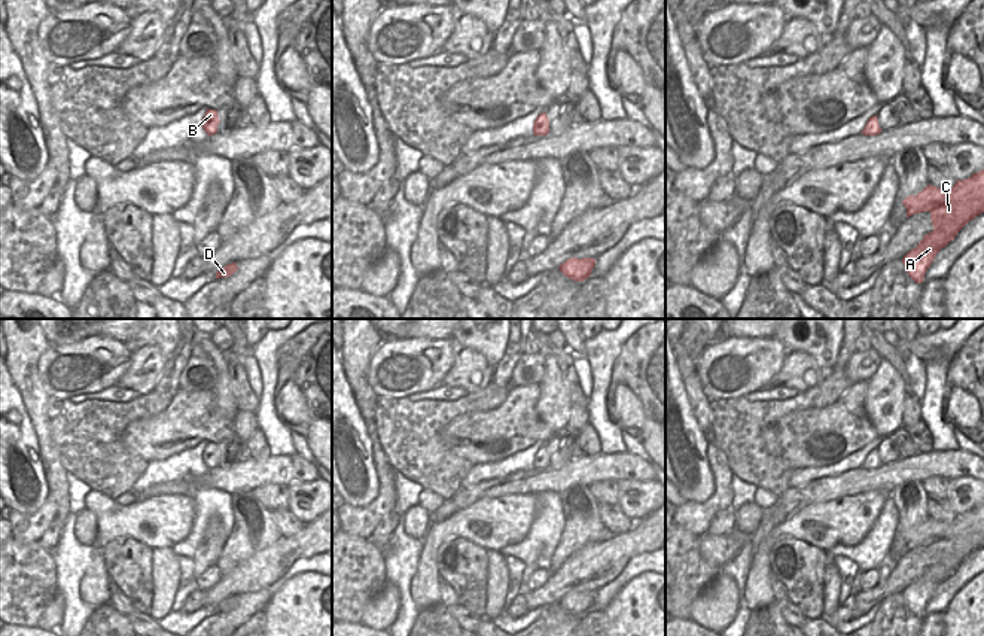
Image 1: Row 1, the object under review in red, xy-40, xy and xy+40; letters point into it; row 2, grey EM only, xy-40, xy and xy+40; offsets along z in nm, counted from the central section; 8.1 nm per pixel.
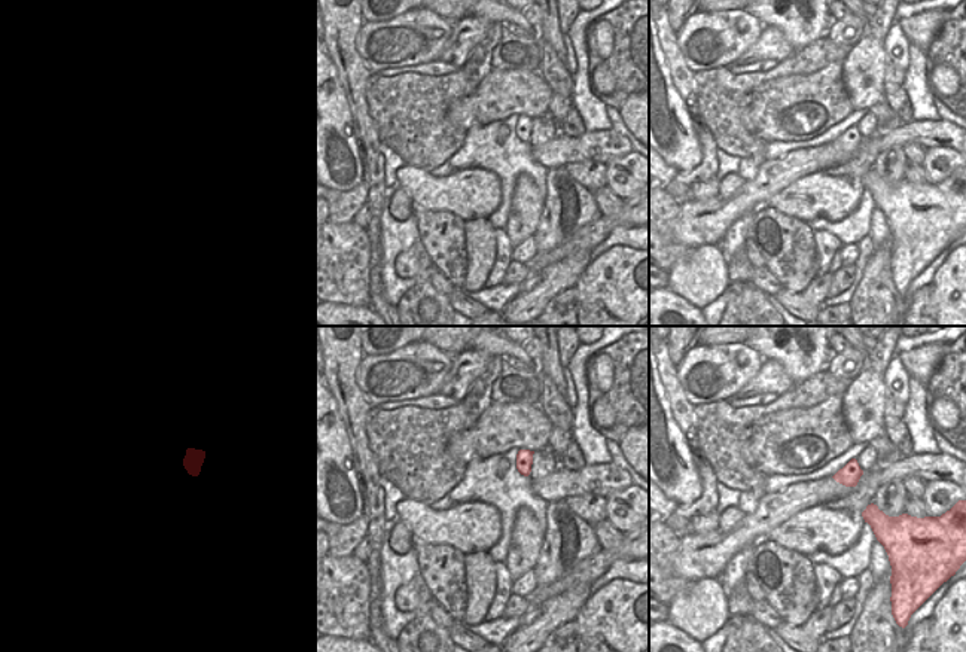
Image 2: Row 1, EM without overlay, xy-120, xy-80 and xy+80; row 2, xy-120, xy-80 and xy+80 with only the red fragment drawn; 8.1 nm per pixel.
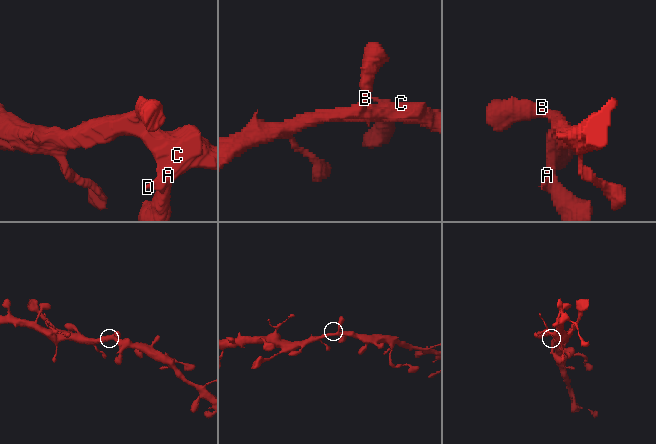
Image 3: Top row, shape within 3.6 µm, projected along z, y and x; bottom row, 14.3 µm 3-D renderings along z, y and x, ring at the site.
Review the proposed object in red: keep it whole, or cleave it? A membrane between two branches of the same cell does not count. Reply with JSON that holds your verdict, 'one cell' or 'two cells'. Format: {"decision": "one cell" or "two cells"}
{"decision": "one cell"}

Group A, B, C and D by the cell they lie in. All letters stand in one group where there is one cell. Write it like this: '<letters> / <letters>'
A B C D

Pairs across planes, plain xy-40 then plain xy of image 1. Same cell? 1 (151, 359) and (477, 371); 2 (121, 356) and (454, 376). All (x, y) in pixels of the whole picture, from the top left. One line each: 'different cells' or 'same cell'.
1: same cell
2: different cells

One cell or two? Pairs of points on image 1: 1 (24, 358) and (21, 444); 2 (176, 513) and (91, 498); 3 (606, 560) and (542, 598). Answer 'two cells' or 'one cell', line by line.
1: two cells
2: one cell
3: one cell

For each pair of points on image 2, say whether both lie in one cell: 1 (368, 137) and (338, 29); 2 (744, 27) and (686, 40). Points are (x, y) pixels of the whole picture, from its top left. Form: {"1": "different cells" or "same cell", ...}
{"1": "same cell", "2": "same cell"}

